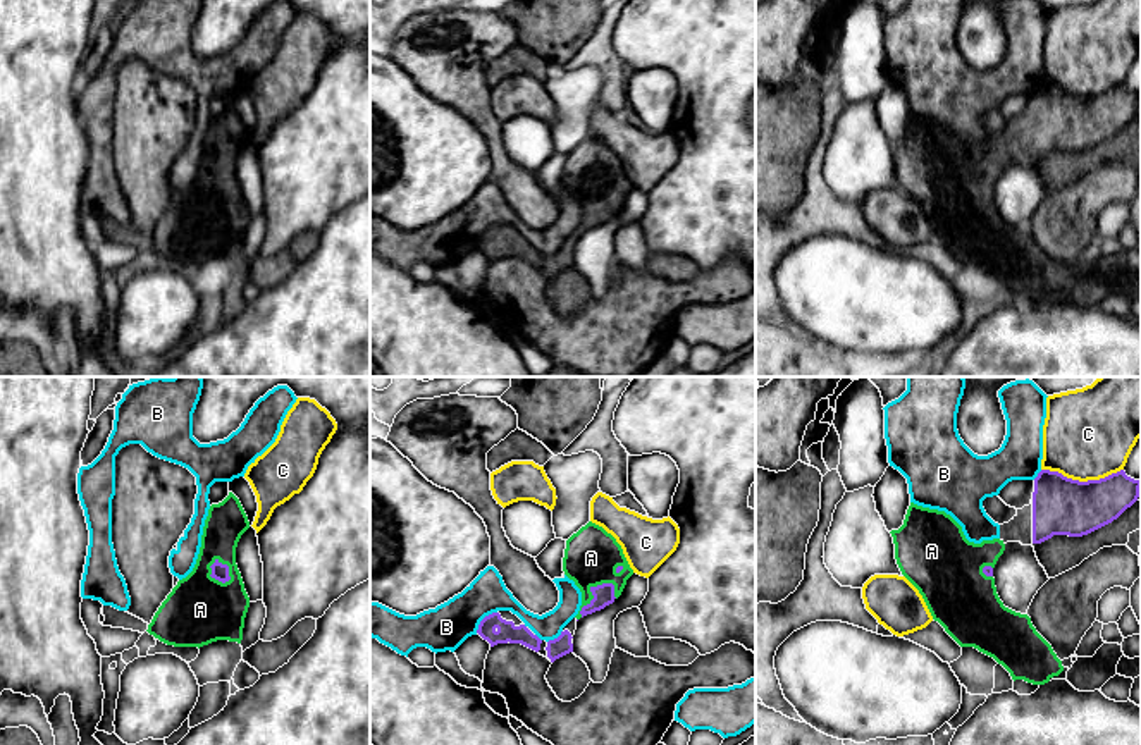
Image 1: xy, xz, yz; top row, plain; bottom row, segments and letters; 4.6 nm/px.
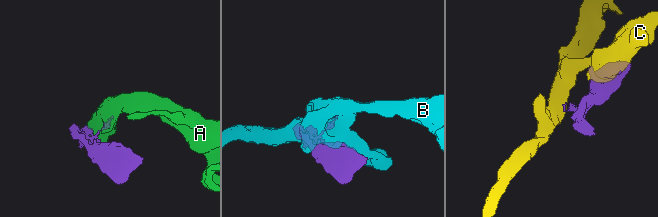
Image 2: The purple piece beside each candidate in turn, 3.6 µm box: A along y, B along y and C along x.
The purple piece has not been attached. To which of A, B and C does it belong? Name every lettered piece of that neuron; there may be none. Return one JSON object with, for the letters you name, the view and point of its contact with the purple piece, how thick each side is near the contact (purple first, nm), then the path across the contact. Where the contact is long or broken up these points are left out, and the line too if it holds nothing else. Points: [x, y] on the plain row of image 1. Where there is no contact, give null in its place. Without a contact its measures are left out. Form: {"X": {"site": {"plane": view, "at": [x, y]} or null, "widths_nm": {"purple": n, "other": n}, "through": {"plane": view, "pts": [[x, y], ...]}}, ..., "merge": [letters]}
{"A": {"site": {"plane": "xz", "at": [591, 205]}, "widths_nm": {"purple": 100, "other": 260}}, "merge": ["A"]}

